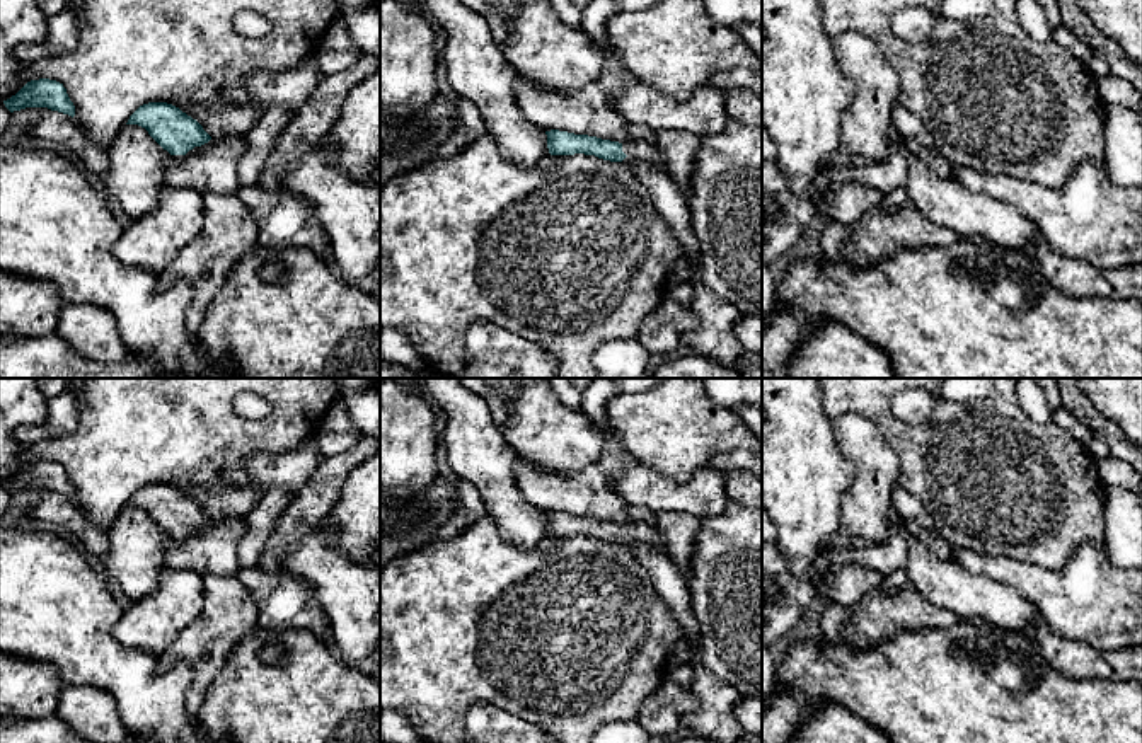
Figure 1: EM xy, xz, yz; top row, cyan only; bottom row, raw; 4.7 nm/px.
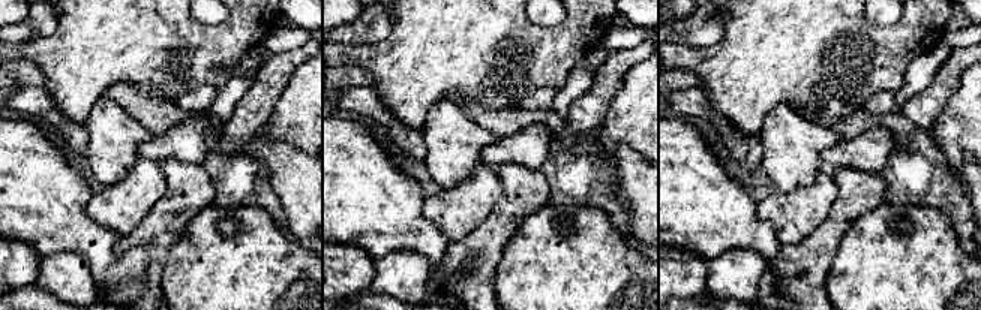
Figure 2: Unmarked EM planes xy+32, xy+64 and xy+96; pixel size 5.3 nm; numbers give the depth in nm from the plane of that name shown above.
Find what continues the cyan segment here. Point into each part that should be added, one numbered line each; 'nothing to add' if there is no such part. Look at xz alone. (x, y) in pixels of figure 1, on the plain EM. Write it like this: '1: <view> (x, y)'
1: xz (636, 532)

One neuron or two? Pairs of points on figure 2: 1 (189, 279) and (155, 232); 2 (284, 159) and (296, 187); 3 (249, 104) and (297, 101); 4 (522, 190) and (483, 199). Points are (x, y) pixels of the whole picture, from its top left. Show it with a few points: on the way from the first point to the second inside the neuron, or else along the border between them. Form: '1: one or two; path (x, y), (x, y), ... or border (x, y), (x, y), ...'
1: two; border (189, 222), (170, 252), (161, 286)
2: one; path (290, 166), (296, 180)
3: two; border (293, 71), (270, 119), (264, 125)
4: two; border (495, 168), (501, 184), (501, 195), (480, 225)

